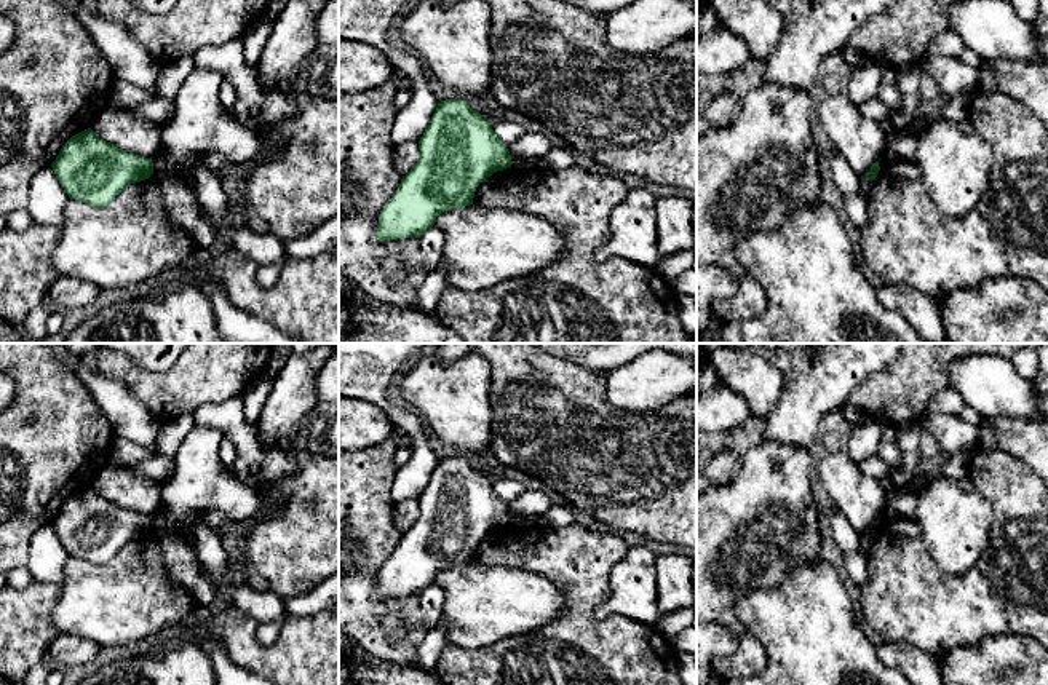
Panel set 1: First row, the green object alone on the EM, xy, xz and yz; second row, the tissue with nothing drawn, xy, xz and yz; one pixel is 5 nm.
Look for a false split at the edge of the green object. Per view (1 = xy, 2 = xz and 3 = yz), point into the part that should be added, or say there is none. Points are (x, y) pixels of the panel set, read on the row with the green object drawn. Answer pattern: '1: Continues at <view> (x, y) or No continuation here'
1: No continuation here
2: No continuation here
3: No continuation here

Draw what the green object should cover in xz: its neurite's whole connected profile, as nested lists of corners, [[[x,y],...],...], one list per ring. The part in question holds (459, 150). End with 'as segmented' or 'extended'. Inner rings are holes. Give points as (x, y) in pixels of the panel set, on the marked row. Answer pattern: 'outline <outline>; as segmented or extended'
outline [[[458,97],[438,102],[419,141],[419,150],[417,163],[403,176],[379,214],[377,240],[420,238],[444,211],[473,204],[479,184],[494,172],[511,168],[513,160],[506,145],[494,134],[492,123]]]; as segmented

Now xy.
outline [[[91,128],[72,136],[51,168],[70,196],[94,208],[107,206],[131,184],[153,174],[153,161],[123,152],[101,139]]]; as segmented

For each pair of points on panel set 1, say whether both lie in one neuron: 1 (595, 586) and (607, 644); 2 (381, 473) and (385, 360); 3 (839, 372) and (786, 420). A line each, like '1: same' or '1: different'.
1: same
2: different
3: same

